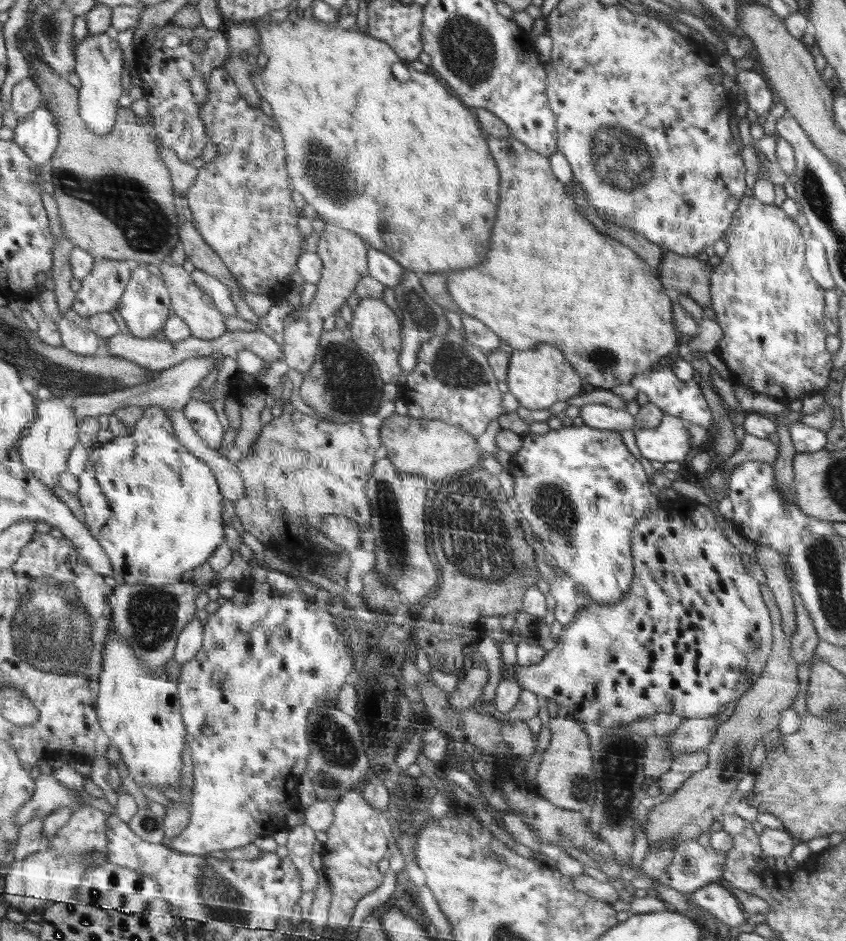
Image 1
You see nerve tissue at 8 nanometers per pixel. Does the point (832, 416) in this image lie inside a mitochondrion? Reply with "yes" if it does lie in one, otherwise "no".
no

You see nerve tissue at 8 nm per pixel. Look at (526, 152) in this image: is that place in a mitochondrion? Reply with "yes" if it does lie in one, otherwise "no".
no

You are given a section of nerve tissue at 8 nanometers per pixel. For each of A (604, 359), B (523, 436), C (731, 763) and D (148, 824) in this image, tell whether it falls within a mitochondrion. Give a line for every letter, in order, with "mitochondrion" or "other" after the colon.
A: mitochondrion
B: other
C: mitochondrion
D: mitochondrion

